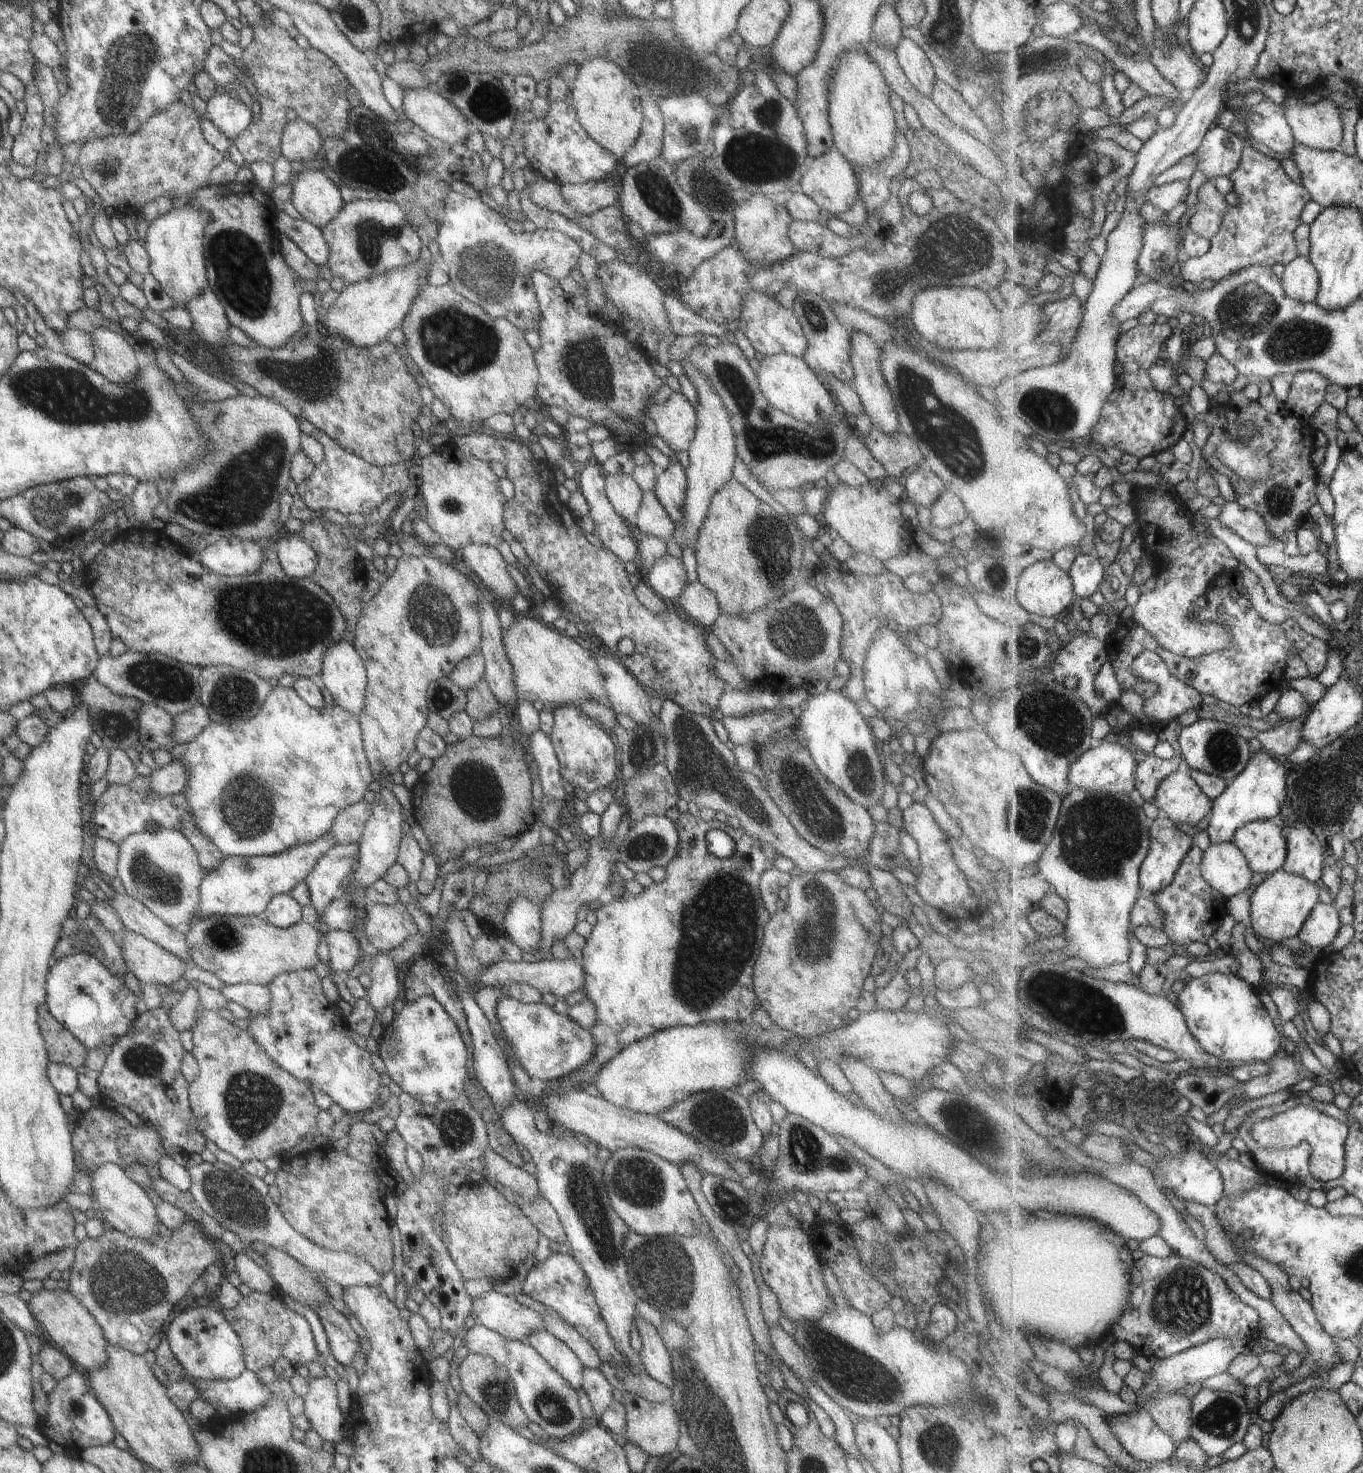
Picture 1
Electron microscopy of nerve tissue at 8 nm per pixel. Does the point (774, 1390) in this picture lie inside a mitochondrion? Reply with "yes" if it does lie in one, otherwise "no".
no

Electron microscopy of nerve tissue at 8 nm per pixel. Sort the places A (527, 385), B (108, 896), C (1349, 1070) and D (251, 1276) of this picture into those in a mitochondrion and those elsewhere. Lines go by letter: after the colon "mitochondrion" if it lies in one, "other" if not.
A: other
B: other
C: other
D: other

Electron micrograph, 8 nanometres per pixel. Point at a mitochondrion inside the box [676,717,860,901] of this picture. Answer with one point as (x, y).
(816, 813)

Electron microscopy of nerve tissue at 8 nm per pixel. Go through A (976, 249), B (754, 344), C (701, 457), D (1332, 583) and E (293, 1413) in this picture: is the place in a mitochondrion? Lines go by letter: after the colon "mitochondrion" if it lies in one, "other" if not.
A: mitochondrion
B: other
C: other
D: other
E: other

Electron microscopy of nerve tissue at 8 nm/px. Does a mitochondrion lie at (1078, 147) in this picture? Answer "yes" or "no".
no

